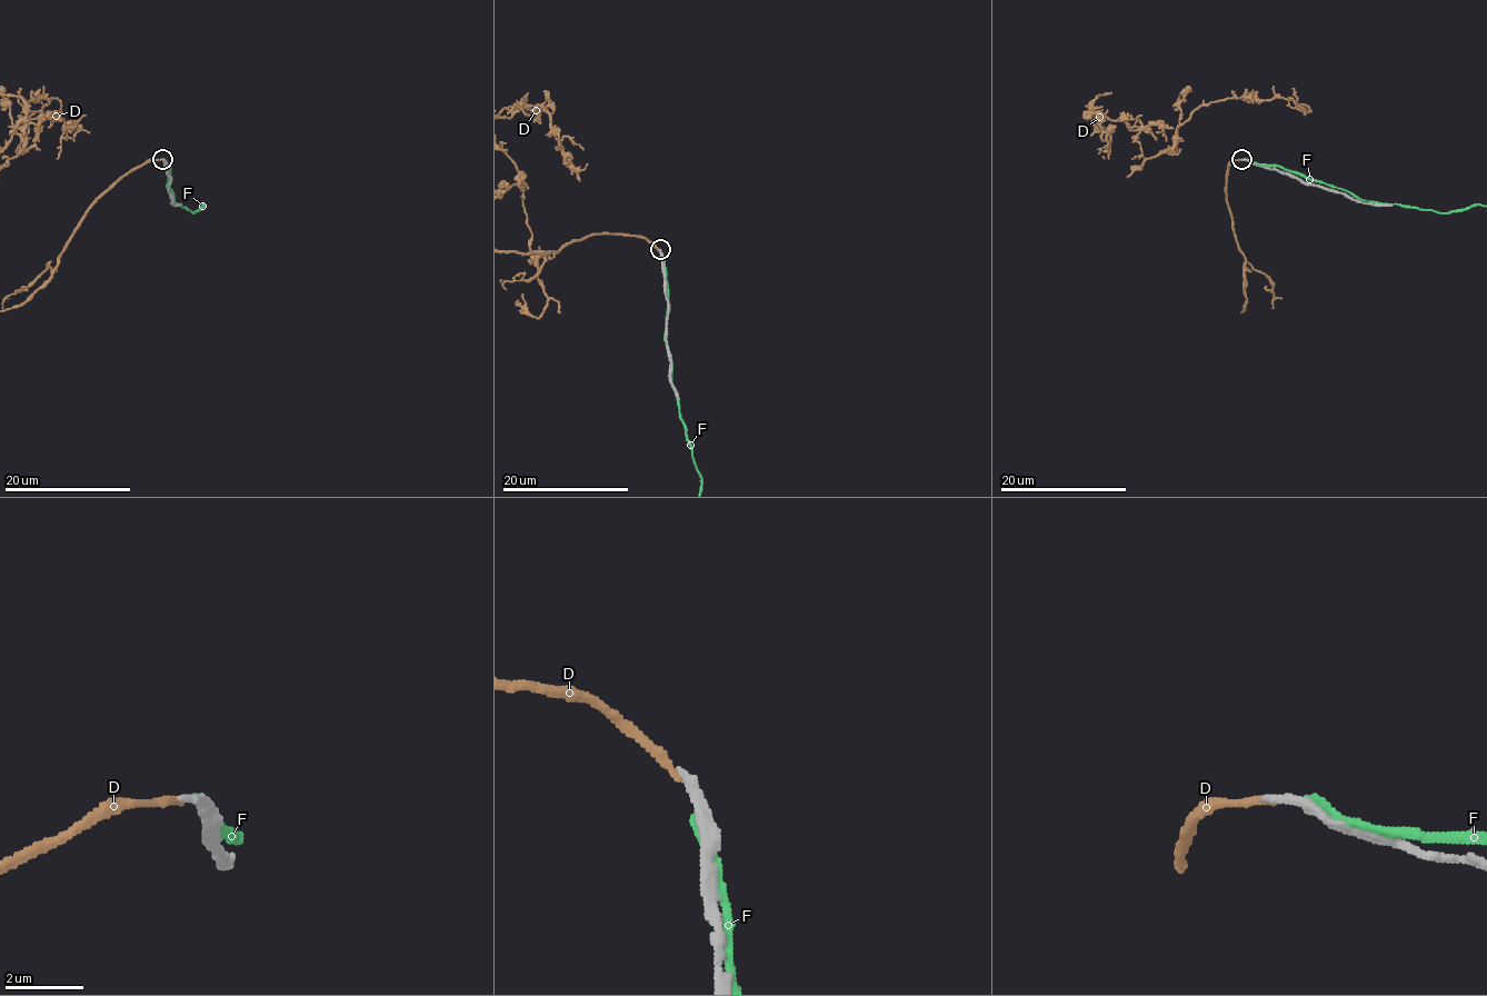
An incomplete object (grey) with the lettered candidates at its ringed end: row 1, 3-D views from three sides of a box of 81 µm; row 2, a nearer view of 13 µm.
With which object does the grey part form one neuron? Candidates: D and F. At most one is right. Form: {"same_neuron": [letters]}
{"same_neuron": []}

